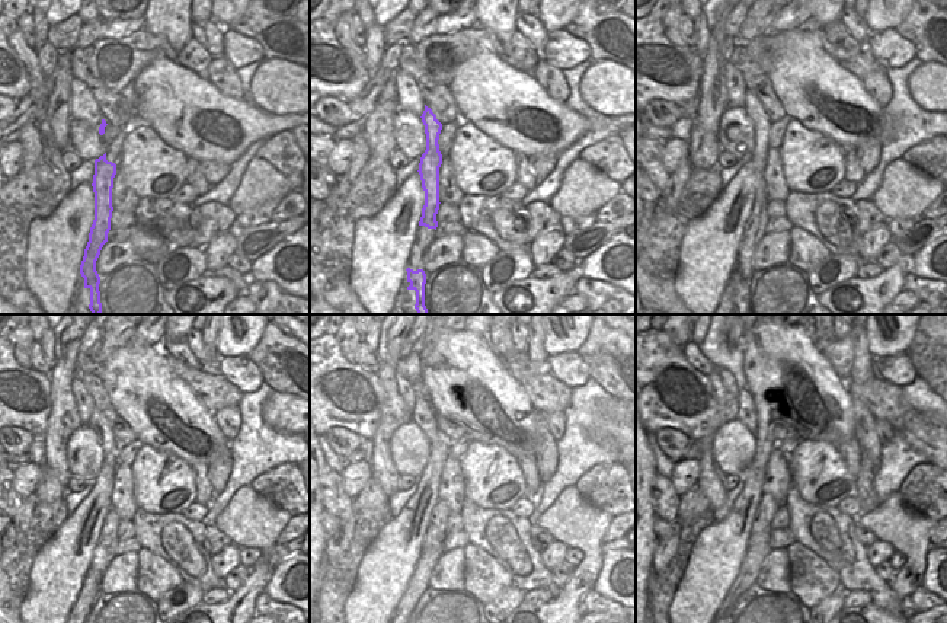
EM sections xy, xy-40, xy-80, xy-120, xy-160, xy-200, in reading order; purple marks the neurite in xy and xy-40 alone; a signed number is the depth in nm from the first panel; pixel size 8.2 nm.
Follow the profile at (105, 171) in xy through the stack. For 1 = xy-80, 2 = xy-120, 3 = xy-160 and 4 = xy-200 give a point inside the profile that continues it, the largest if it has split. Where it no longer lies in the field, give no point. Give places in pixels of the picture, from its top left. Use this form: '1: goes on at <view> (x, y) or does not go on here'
1: goes on at xy-80 (754, 108)
2: goes on at xy-120 (98, 421)
3: goes on at xy-160 (424, 415)
4: goes on at xy-200 (746, 415)

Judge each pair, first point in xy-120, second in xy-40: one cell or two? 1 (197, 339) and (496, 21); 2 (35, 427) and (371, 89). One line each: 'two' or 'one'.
1: two
2: two

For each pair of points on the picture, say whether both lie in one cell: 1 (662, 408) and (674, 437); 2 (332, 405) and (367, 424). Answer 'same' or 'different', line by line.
1: different
2: same

